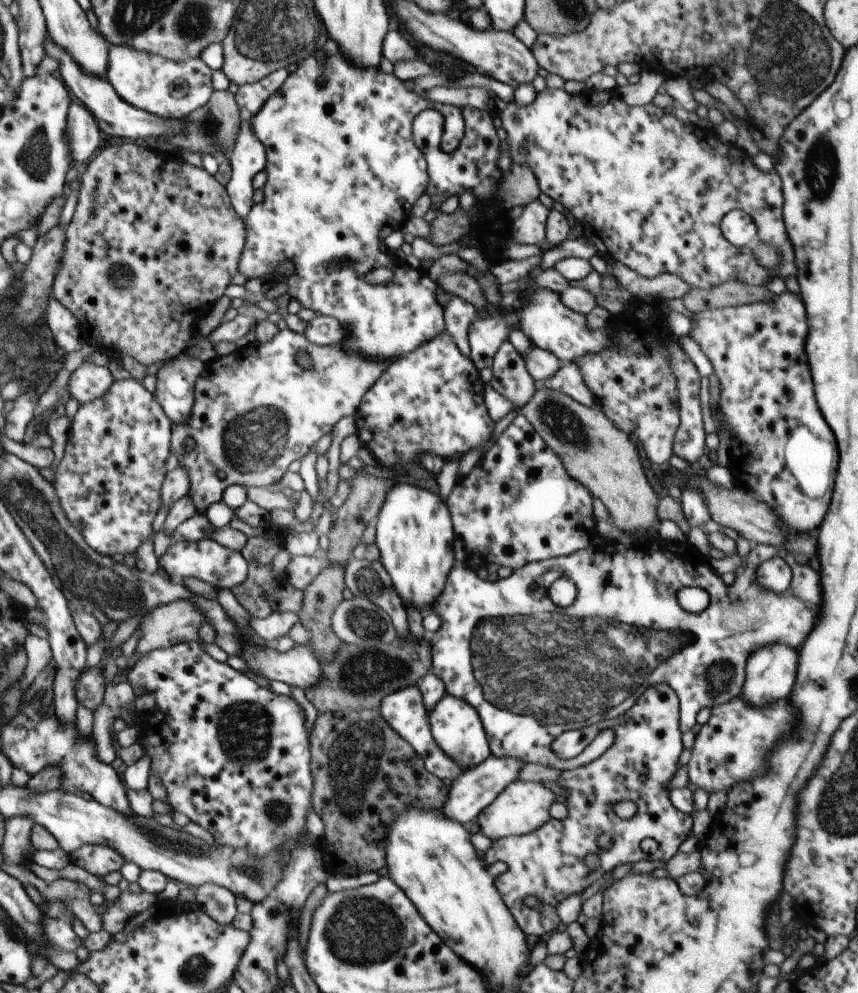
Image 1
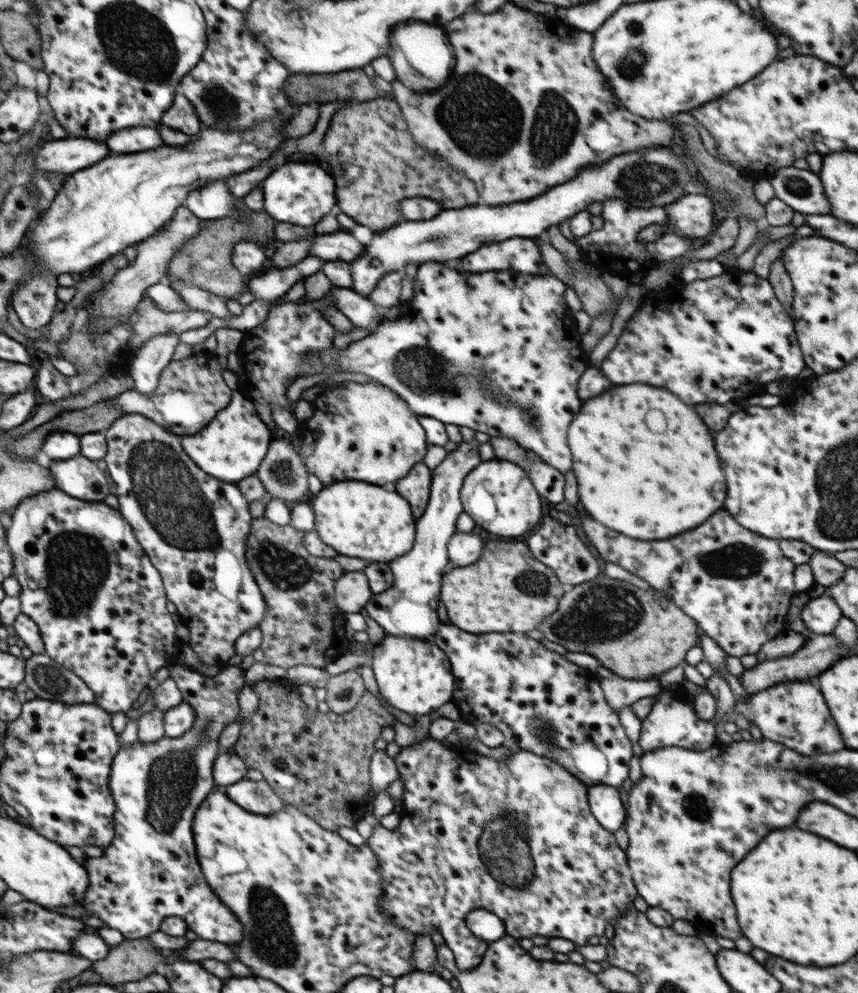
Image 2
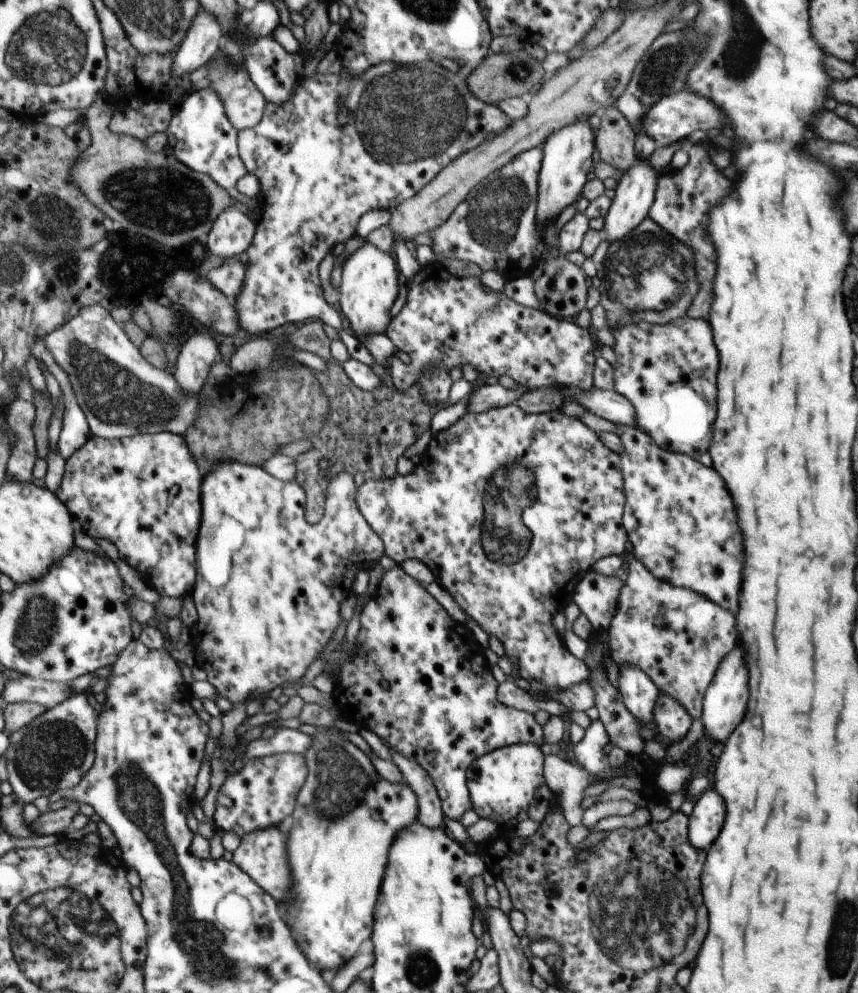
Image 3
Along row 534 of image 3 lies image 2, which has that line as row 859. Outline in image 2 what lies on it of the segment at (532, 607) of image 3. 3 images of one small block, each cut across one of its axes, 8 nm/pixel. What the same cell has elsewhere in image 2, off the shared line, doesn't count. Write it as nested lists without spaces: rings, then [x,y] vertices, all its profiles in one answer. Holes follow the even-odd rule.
[[[428,735],[426,741],[402,748],[398,757],[394,758],[394,762],[398,767],[398,779],[404,782],[404,792],[401,796],[403,810],[399,813],[401,817],[400,825],[395,830],[386,830],[386,828],[378,825],[366,842],[376,853],[380,872],[383,876],[383,891],[385,892],[383,900],[381,900],[383,913],[389,921],[392,921],[392,924],[410,931],[415,938],[420,933],[431,936],[434,928],[439,930],[445,942],[451,948],[456,965],[460,970],[472,970],[478,967],[484,952],[490,945],[486,940],[472,934],[465,923],[466,915],[473,910],[486,909],[497,914],[498,918],[504,923],[506,934],[513,936],[515,939],[533,936],[546,936],[548,939],[558,937],[571,940],[575,946],[584,946],[591,936],[601,937],[604,935],[607,922],[611,922],[614,926],[617,918],[633,905],[634,898],[639,895],[627,863],[627,852],[619,847],[613,833],[604,829],[591,813],[587,799],[589,787],[578,780],[571,772],[562,768],[556,761],[522,749],[510,751],[510,755],[504,761],[496,761],[496,759],[482,756],[465,746],[447,748],[442,741]]]

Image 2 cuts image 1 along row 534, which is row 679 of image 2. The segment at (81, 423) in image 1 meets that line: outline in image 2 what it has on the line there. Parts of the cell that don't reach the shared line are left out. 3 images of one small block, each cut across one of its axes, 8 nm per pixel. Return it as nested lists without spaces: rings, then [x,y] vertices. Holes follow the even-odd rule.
[[[52,490],[41,492],[34,496],[29,496],[20,504],[17,504],[11,515],[11,525],[6,529],[7,543],[11,544],[12,556],[15,556],[15,575],[21,591],[19,599],[21,602],[21,612],[29,616],[39,628],[40,636],[44,642],[46,654],[50,655],[60,666],[71,670],[79,676],[94,694],[94,703],[100,705],[112,715],[120,712],[127,713],[132,706],[132,702],[140,696],[144,684],[150,682],[150,678],[155,677],[155,672],[162,666],[170,662],[174,654],[178,654],[176,648],[176,624],[172,622],[172,615],[166,610],[166,594],[162,586],[162,578],[159,570],[156,570],[148,556],[144,554],[142,546],[136,542],[133,528],[130,523],[121,515],[118,509],[100,501],[85,501],[68,496],[62,490]]]

